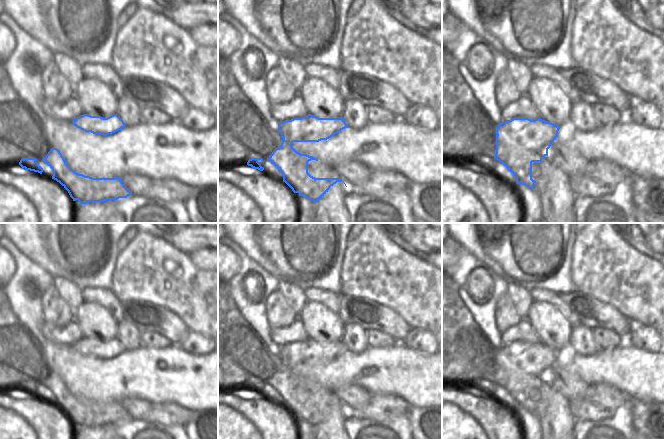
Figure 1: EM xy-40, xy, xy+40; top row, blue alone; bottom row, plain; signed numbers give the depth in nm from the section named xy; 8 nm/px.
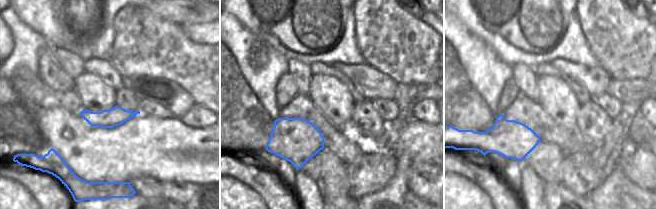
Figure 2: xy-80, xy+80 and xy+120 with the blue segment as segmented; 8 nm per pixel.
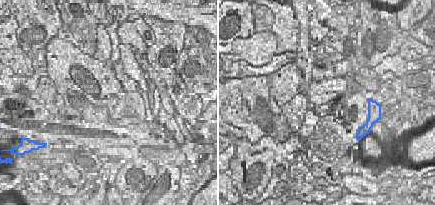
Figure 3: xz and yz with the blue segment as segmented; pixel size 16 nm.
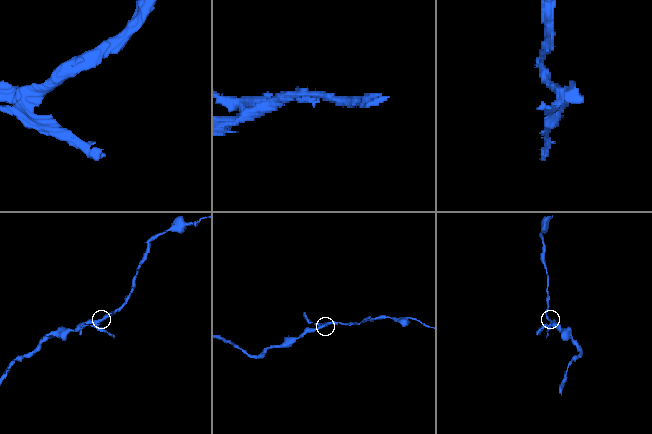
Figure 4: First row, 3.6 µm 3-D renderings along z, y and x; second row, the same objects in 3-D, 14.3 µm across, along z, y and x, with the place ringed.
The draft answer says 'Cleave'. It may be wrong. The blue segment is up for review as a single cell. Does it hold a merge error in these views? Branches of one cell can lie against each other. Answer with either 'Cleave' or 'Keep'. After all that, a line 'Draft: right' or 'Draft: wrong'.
Cleave.
Draft: right

